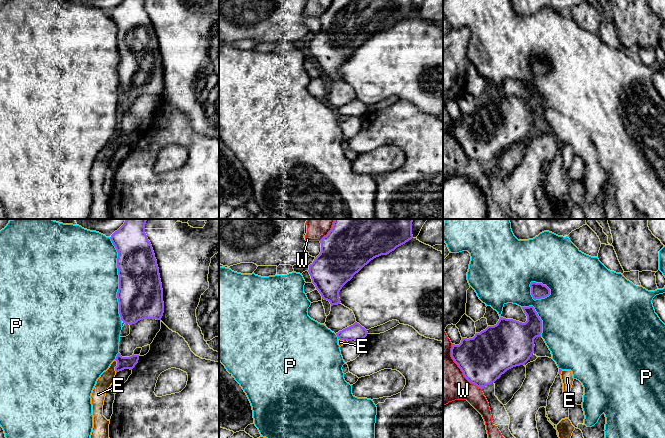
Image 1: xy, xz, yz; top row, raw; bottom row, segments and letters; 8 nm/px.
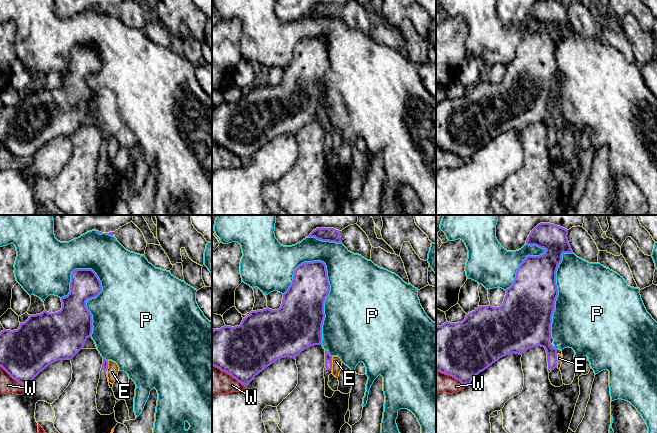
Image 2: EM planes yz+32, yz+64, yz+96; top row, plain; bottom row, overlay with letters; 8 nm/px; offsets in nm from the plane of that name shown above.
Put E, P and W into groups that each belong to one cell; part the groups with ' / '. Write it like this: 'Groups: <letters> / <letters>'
Groups: E / P / W

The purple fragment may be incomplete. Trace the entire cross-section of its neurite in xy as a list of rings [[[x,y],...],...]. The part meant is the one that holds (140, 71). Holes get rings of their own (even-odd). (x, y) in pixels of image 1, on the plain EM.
[[[123,0],[110,15],[118,28],[117,74],[121,96],[129,101],[143,95],[161,96],[164,89],[163,65],[157,36],[145,9],[145,0]]]

